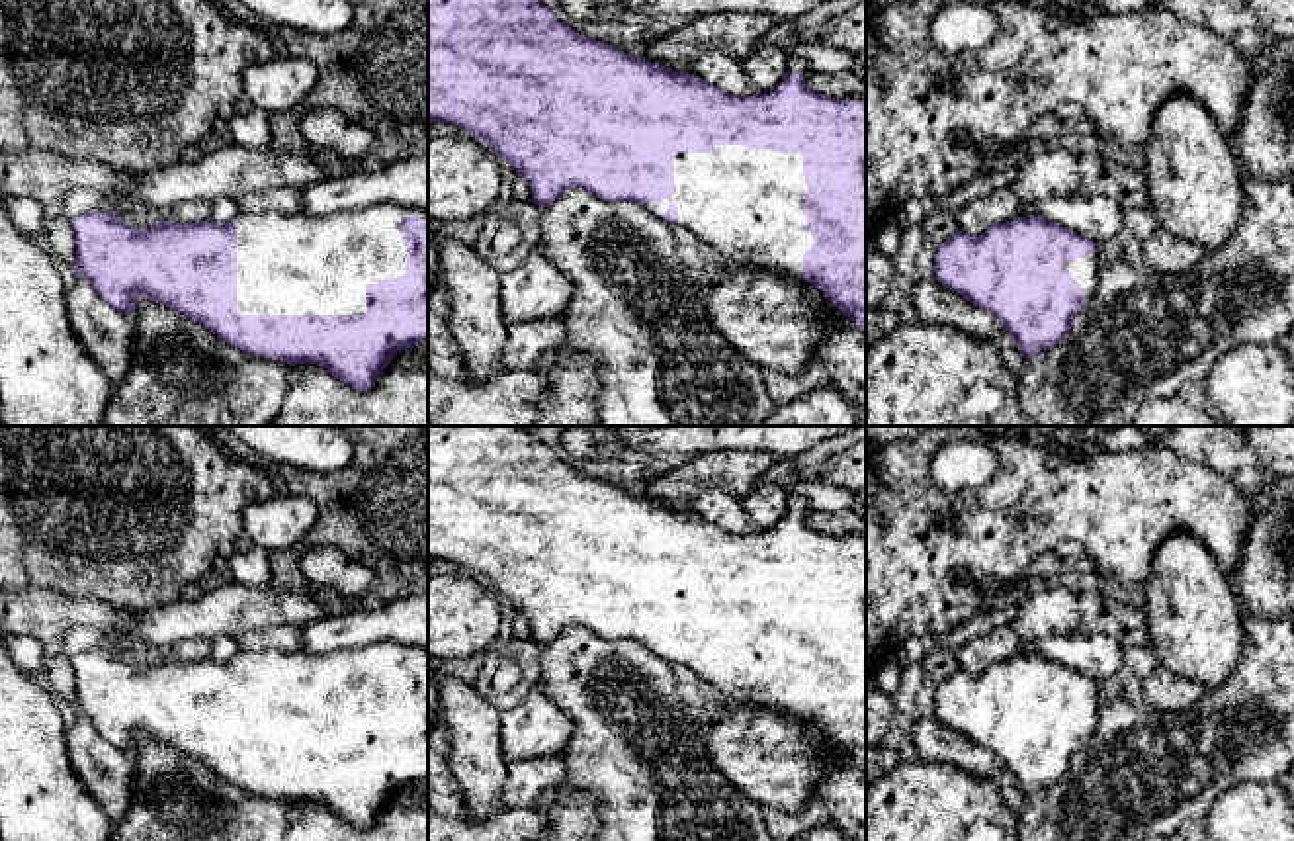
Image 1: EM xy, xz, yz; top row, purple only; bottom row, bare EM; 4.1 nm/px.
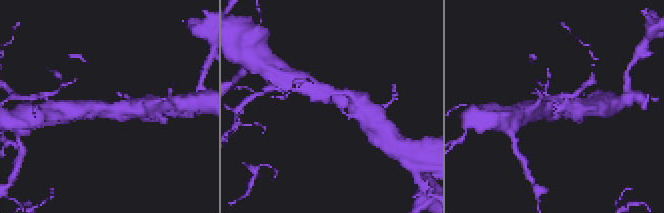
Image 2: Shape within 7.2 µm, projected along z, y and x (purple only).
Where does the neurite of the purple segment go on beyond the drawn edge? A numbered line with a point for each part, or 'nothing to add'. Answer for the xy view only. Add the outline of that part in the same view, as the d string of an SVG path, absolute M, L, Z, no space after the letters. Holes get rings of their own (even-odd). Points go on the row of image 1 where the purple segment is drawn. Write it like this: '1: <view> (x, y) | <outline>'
1: xy (286, 265) | M393 203L323 217L238 211L238 315L364 315L366 286L407 272L403 217L428 207Z

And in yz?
1: yz (1085, 270) | M1091 252L1085 258L1077 258L1075 262L1063 262L1063 266L1071 272L1075 282L1083 289L1085 299L1089 301L1095 293L1100 274L1100 262L1097 258L1097 252Z

